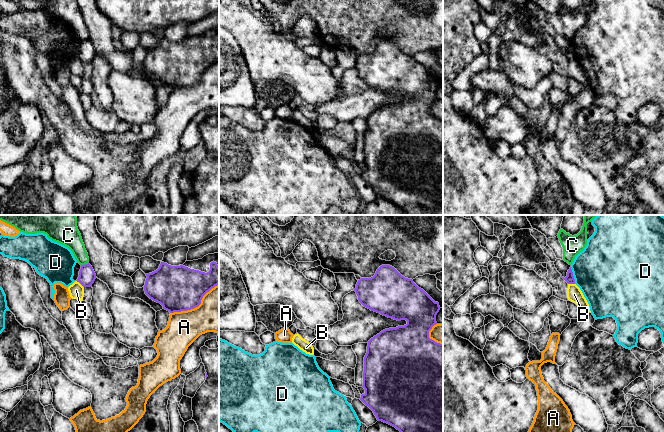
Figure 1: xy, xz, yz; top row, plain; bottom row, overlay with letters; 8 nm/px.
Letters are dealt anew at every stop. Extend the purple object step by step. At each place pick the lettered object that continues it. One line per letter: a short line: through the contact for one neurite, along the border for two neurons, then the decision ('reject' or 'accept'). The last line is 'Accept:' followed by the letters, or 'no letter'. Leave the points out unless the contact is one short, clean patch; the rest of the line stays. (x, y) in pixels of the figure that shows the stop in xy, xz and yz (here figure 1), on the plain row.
A: reject
B: line xy (76, 57), (83, 63); reject
C: line xy (88, 39), (81, 41); reject
D: line yz (570, 43), (575, 59); reject
Accept: no letter

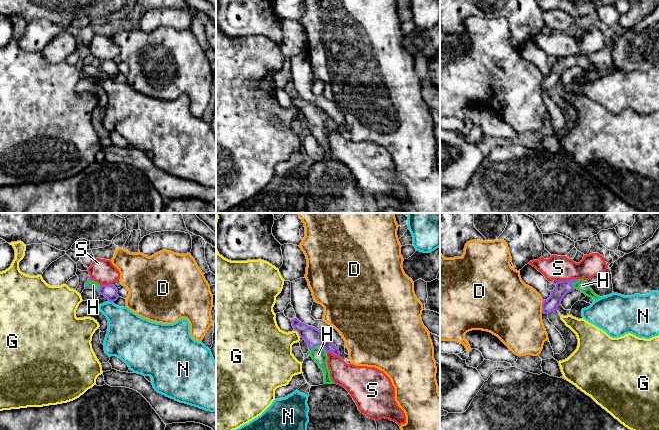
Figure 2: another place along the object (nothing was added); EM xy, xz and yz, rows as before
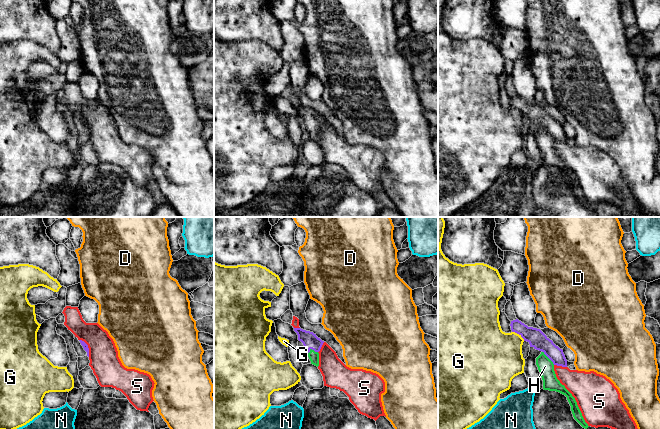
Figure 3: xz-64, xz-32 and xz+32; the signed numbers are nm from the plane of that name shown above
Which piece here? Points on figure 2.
D: reject
G: reject
H: line xz (312, 112), (319, 120), (318, 130); accept
N: line xy (109, 76), (112, 78); reject
S: reject
Accept: H

